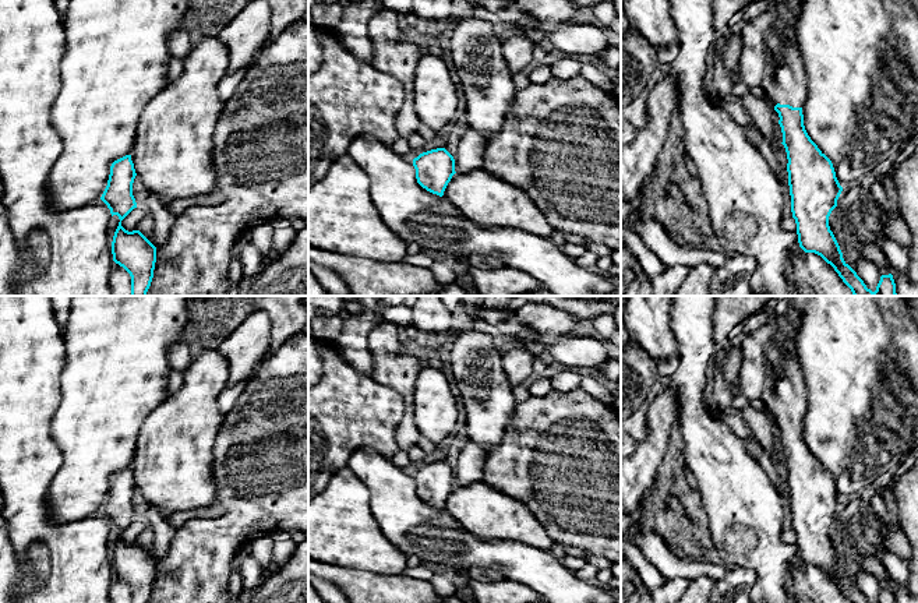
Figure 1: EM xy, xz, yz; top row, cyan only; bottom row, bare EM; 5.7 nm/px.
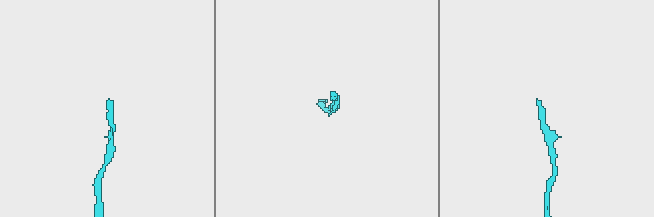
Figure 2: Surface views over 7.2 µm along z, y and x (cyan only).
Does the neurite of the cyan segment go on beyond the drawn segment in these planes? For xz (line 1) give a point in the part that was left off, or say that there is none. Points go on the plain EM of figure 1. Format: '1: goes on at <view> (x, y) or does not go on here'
1: does not go on here

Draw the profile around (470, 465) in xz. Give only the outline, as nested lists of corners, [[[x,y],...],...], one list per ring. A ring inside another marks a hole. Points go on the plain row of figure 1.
[[[467,441],[460,447],[458,465],[455,472],[455,484],[467,486],[476,482],[481,482],[484,466],[487,459],[487,449],[476,442]]]

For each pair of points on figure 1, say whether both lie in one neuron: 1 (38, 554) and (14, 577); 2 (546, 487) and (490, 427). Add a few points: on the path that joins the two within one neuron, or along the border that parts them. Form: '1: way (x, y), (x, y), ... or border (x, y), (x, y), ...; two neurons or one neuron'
1: way (32, 560), (20, 571); one neuron
2: border (515, 409), (501, 440), (487, 451); two neurons

